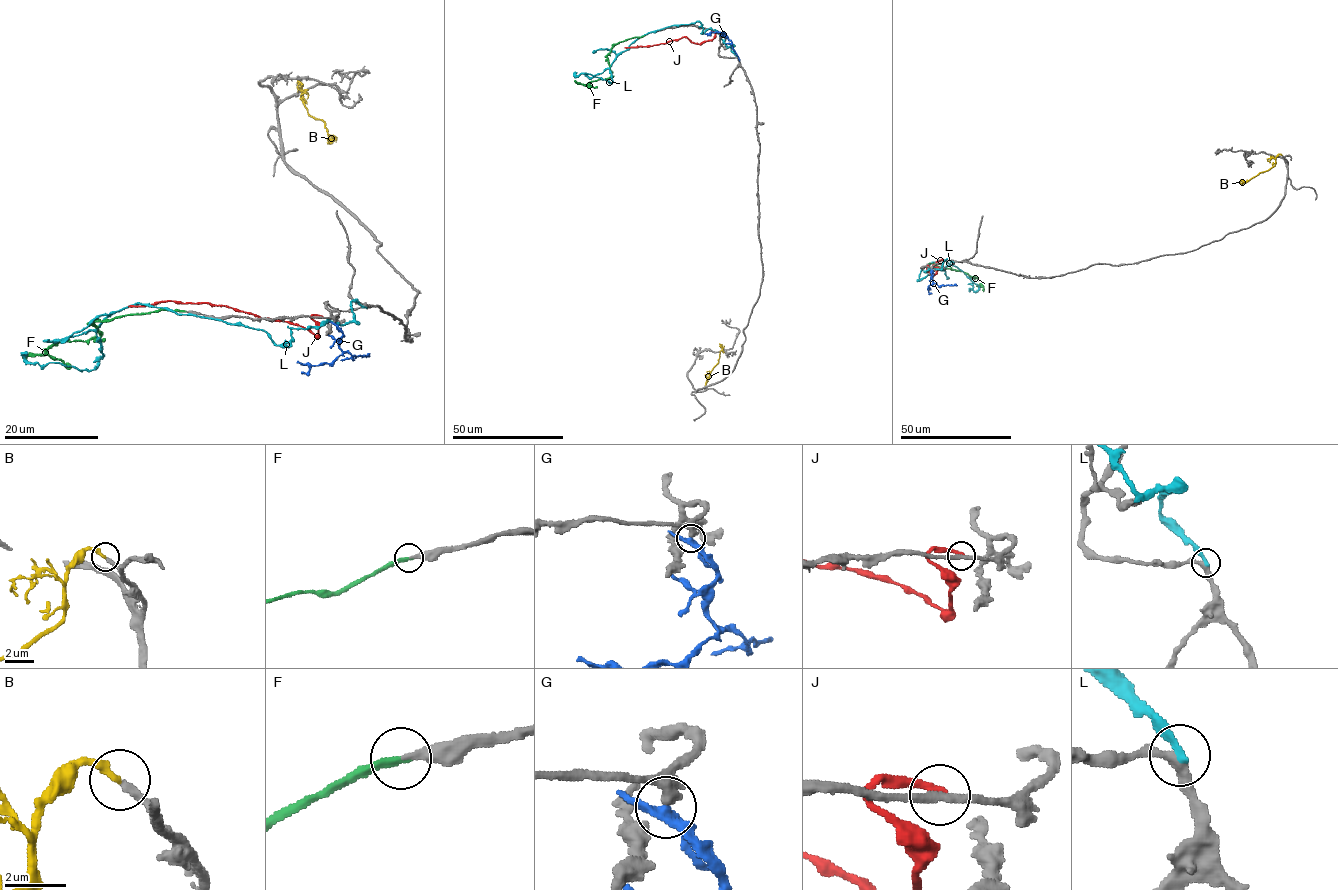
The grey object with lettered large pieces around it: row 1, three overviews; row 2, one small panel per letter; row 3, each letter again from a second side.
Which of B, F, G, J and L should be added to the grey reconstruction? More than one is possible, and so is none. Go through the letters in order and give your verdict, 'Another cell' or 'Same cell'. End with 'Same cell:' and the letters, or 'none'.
B: Same cell
F: Same cell
G: Another cell
J: Another cell
L: Another cell
Same cell: B, F

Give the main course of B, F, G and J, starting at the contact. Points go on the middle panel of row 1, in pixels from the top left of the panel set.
B: (705, 385), (718, 362), (722, 349), (719, 343)
F: (652, 32), (626, 39), (612, 47), (607, 56), (610, 77), (590, 81), (586, 85), (597, 87)
G: (723, 35), (729, 40), (739, 61)
J: (717, 33), (711, 31), (715, 32), (714, 38), (700, 43), (681, 37), (662, 44), (624, 48)

